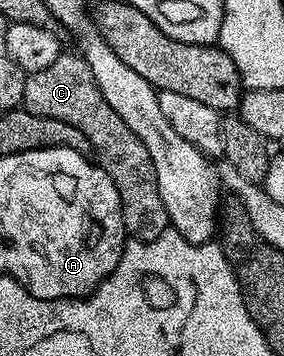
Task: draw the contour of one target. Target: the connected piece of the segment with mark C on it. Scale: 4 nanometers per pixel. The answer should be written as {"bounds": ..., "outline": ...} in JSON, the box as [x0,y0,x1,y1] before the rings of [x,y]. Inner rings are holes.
{"bounds":[22,53,169,242],"outline":[[[60,53],[59,58],[41,72],[26,75],[23,83],[22,109],[42,118],[65,120],[73,128],[85,132],[95,144],[97,164],[113,180],[123,209],[123,226],[136,242],[152,242],[169,229],[165,204],[158,191],[157,172],[149,151],[141,140],[117,116],[103,95],[96,89],[95,80],[85,59],[74,53]],[[103,125],[103,126],[102,126]]]}

